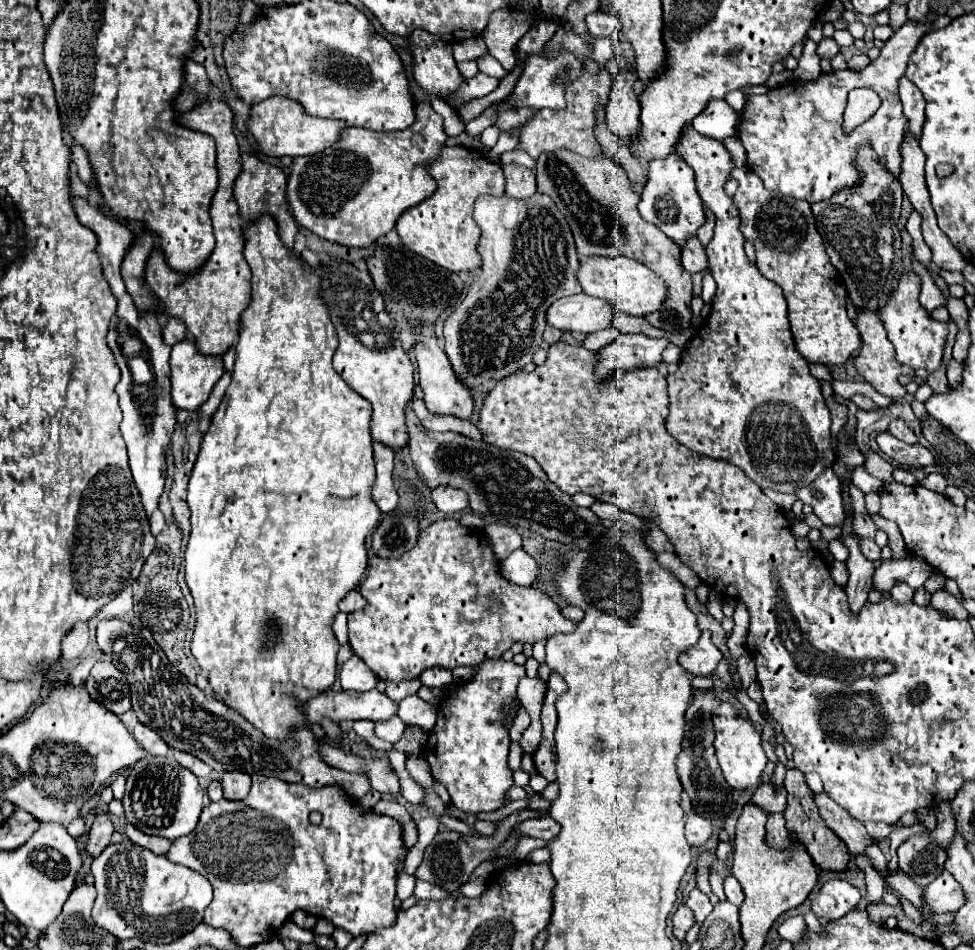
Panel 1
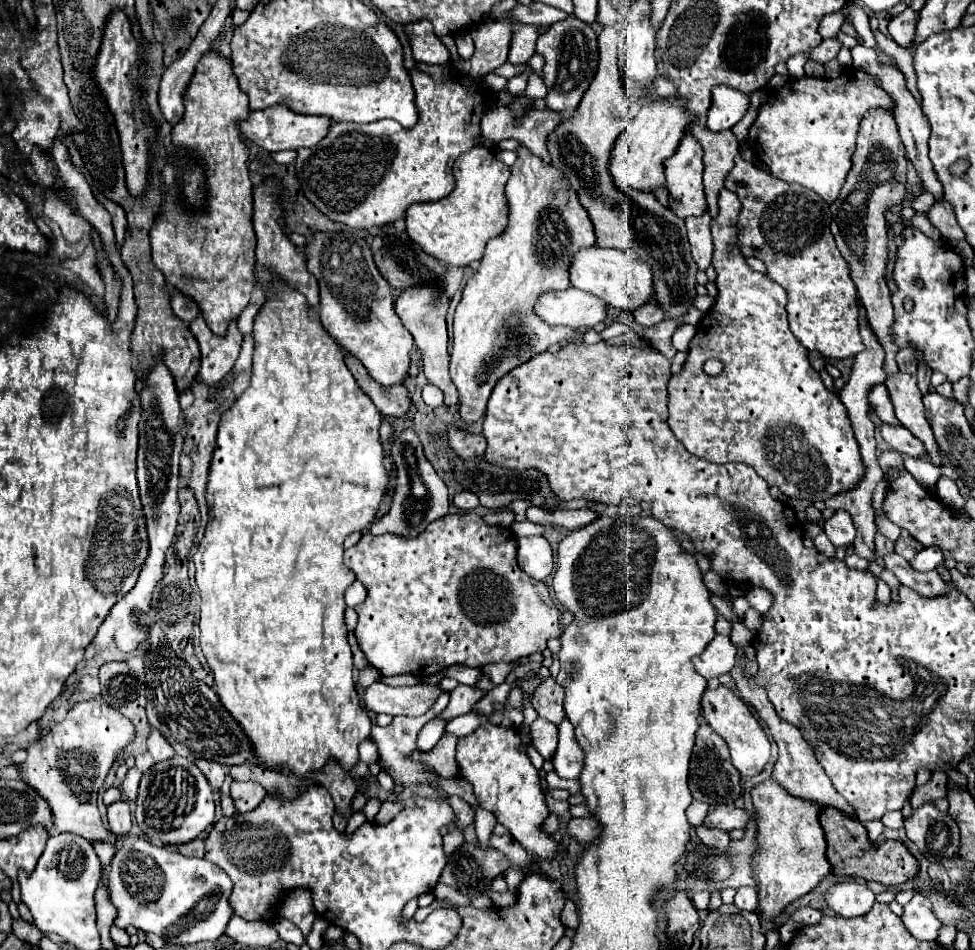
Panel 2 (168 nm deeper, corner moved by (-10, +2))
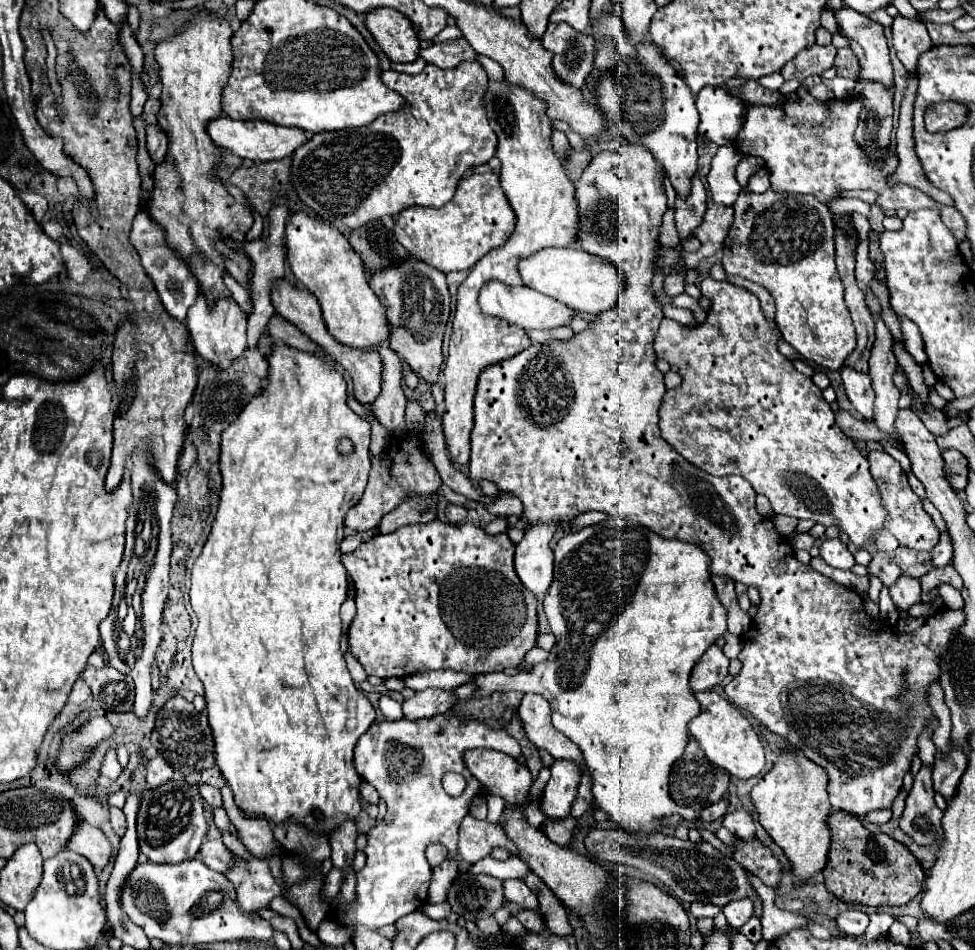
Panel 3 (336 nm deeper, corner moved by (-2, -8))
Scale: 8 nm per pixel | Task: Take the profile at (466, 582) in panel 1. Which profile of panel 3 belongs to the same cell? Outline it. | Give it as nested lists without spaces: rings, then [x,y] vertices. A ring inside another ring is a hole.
[[[428,522],[428,524],[412,524],[412,526],[402,526],[400,530],[394,530],[390,534],[376,534],[370,540],[362,542],[354,552],[342,556],[342,564],[348,570],[348,574],[354,580],[354,590],[356,590],[356,606],[358,612],[350,624],[350,652],[358,658],[358,662],[364,666],[368,676],[378,676],[378,678],[390,678],[398,676],[404,678],[408,674],[420,672],[420,670],[462,670],[468,674],[488,674],[488,672],[500,672],[504,668],[516,668],[526,652],[536,646],[536,636],[538,636],[538,618],[536,618],[536,596],[522,586],[512,560],[514,560],[514,544],[510,542],[506,532],[500,534],[486,534],[480,526],[474,524],[462,524],[462,526],[450,526],[448,522]]]

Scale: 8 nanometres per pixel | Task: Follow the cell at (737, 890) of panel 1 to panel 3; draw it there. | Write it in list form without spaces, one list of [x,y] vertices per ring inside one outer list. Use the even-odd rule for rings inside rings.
[[[744,898],[744,900],[738,900],[738,902],[728,902],[724,908],[722,908],[728,924],[732,928],[742,928],[750,916],[754,914],[754,906],[752,906],[752,900],[750,898]]]

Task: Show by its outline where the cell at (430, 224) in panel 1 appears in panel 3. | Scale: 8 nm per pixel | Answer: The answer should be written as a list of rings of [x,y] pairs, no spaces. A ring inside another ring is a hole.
[[[494,172],[472,174],[458,184],[454,198],[442,208],[406,208],[394,222],[396,240],[418,260],[446,272],[472,268],[486,252],[502,246],[516,226],[512,206],[502,192],[500,178]]]

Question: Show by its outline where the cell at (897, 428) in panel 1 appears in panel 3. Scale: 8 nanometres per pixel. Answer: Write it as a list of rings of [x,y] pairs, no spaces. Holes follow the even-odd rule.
[[[842,366],[842,382],[846,396],[850,398],[852,406],[866,418],[872,418],[872,406],[874,406],[874,390],[868,374],[862,374],[850,366]]]

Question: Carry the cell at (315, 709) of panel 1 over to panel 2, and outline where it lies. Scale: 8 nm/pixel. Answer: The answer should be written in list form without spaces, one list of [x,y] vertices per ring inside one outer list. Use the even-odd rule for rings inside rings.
[[[376,682],[364,690],[364,708],[374,714],[422,716],[440,694],[442,690],[432,684],[392,688]]]

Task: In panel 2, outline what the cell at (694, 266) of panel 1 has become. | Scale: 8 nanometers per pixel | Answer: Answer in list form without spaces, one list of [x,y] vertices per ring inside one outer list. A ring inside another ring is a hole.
[[[708,212],[704,216],[686,220],[692,258],[698,264],[698,270],[706,270],[712,264],[714,246],[712,246],[712,236],[710,236],[710,220],[712,218],[710,218]]]

